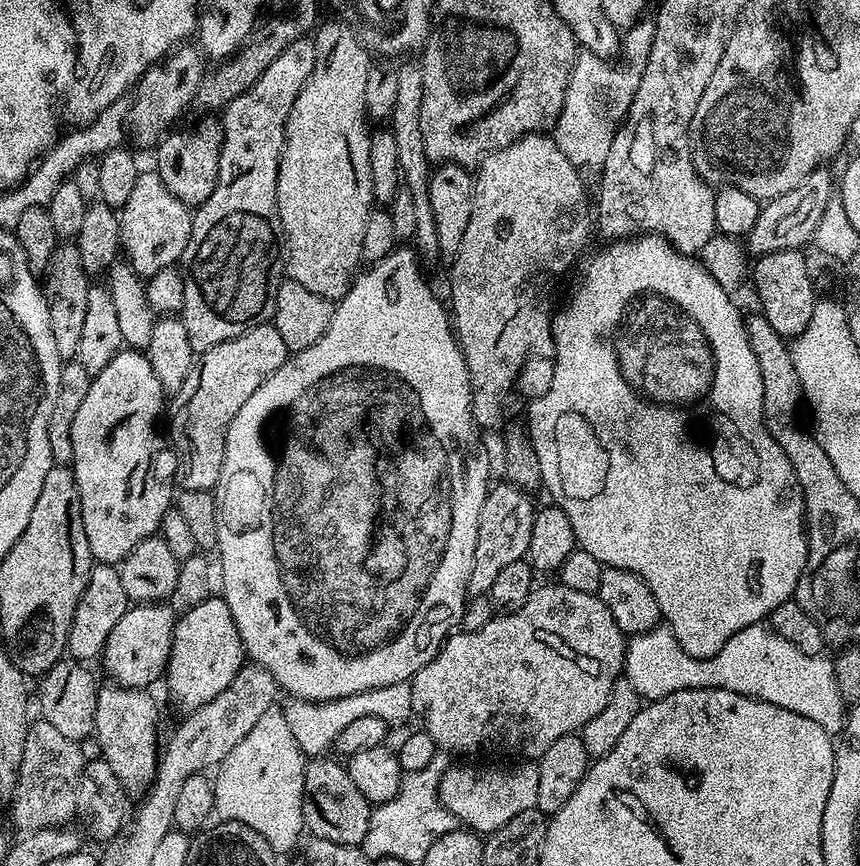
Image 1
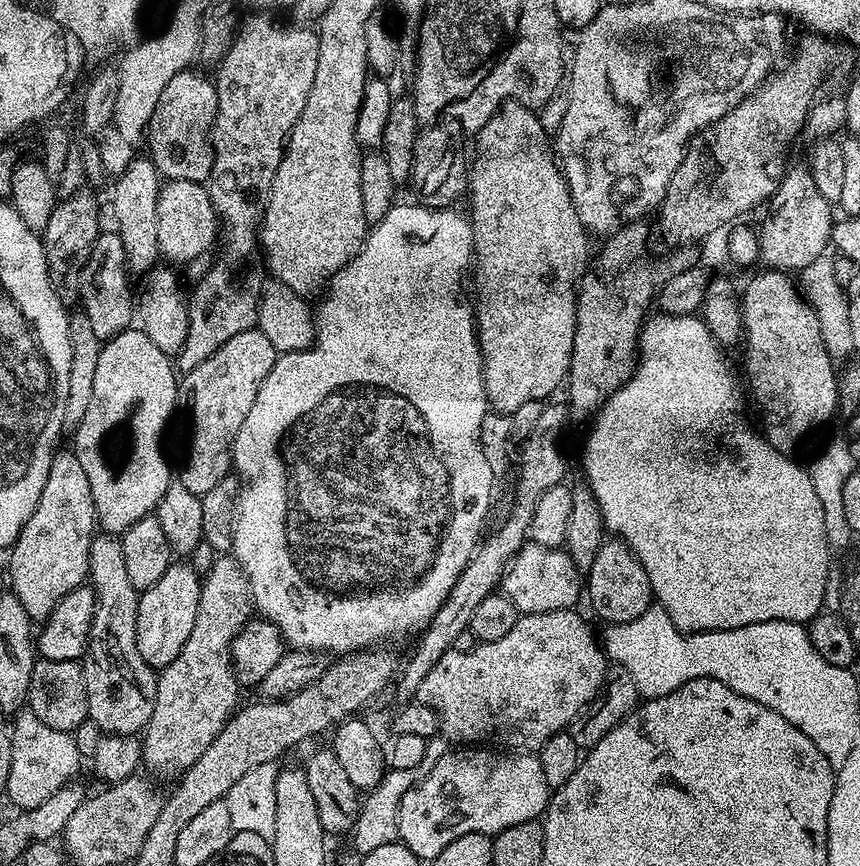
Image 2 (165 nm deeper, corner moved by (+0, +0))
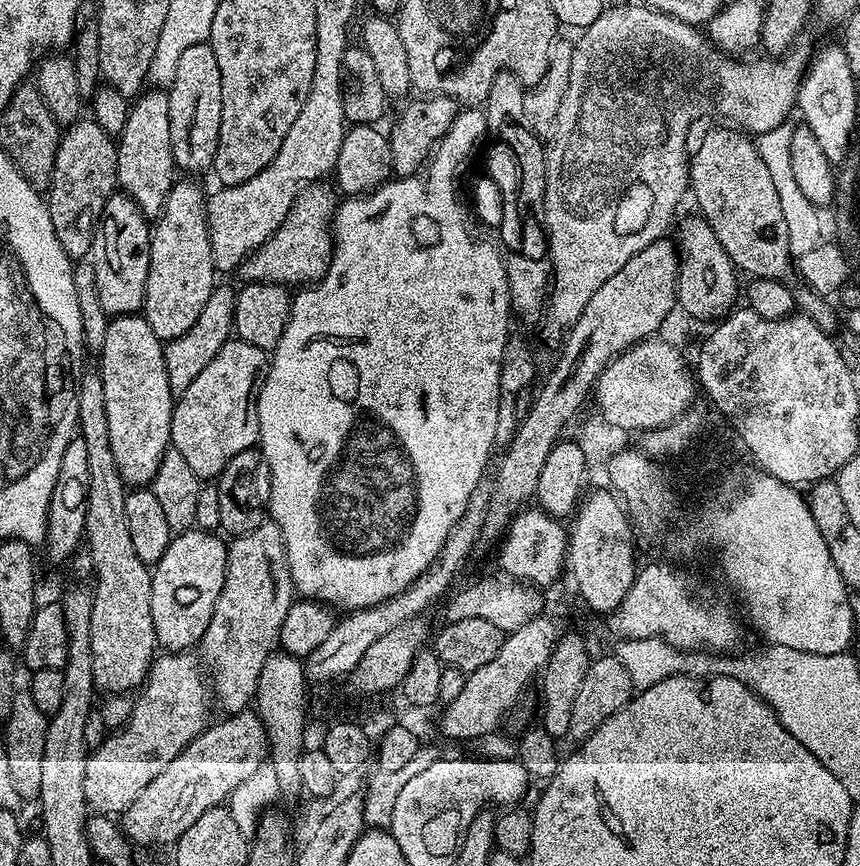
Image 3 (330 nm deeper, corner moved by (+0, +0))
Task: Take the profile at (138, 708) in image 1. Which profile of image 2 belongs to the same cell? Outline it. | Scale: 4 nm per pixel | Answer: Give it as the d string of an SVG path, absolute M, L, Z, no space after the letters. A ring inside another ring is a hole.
M93 535L88 571L90 586L96 592L88 649L82 657L88 719L97 724L101 733L136 736L143 733L150 722L150 714L154 714L157 673L142 658L142 654L138 654L136 619L140 598L126 574L126 558L122 558L122 546L115 535Z

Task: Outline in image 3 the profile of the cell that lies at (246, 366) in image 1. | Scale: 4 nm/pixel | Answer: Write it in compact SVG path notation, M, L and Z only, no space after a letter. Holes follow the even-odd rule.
M228 339L214 354L210 366L190 382L190 386L175 401L172 410L171 447L186 458L190 470L208 482L219 477L221 470L242 450L253 447L260 439L260 423L256 417L256 403L260 386L270 367L270 356L250 342Z

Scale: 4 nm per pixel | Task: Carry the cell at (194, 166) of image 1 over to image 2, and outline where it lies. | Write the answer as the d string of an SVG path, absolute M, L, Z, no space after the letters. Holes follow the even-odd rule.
M185 70L170 78L166 90L158 98L158 106L154 106L154 114L148 123L146 133L146 148L149 148L150 158L156 163L156 171L168 180L185 180L199 184L207 181L212 174L212 125L216 123L218 110L218 94L216 85L211 79L199 76L193 70Z

